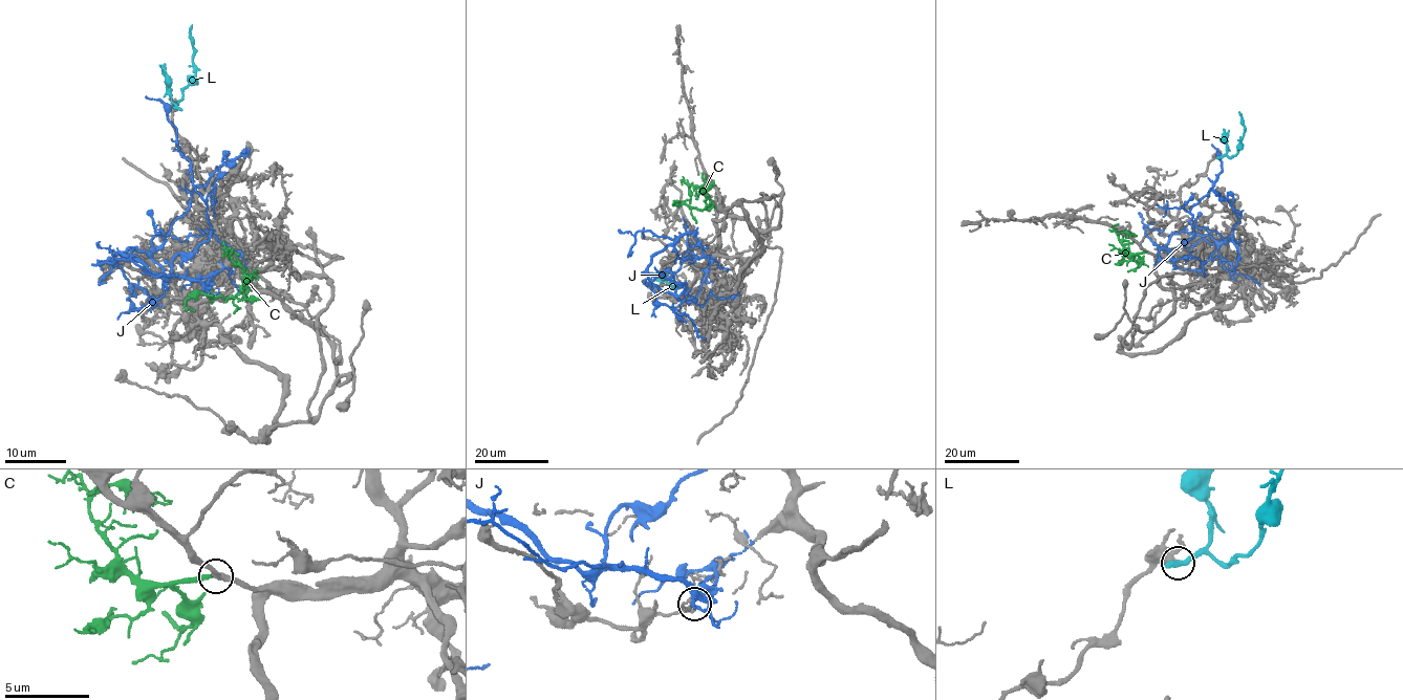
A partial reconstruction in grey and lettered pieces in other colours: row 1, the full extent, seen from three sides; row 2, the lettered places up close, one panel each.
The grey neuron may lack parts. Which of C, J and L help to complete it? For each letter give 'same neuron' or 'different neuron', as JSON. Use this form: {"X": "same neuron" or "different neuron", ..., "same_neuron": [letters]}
{"C": "same neuron", "J": "different neuron", "L": "different neuron", "same_neuron": ["C"]}

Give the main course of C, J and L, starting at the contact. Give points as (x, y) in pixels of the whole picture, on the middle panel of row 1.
C: (715, 208), (711, 201), (705, 209), (672, 204), (678, 200)
J: (693, 235), (684, 234), (652, 257), (648, 279), (683, 301), (696, 301), (708, 256)
L: (666, 274), (666, 281), (672, 288), (676, 285), (673, 287), (666, 279)

